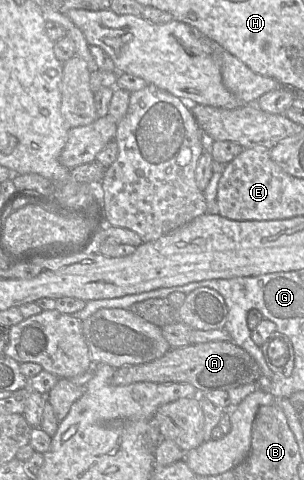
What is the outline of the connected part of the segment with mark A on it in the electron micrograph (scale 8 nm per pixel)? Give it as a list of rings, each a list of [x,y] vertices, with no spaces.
[[[232,340],[211,341],[171,348],[162,357],[150,362],[125,365],[116,369],[112,378],[114,385],[129,385],[137,382],[189,383],[199,391],[229,391],[244,384],[256,382],[262,373],[256,360]]]

